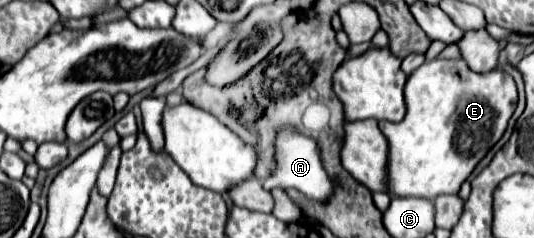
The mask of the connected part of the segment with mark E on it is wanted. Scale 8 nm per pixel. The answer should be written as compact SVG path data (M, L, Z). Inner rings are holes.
M463 58L459 60L431 60L423 62L405 84L405 106L407 114L401 122L379 122L379 128L389 144L387 156L387 192L399 198L417 196L435 200L441 194L457 194L461 184L469 178L479 160L499 142L509 118L517 108L517 86L515 80L495 68L491 72L473 72Z

